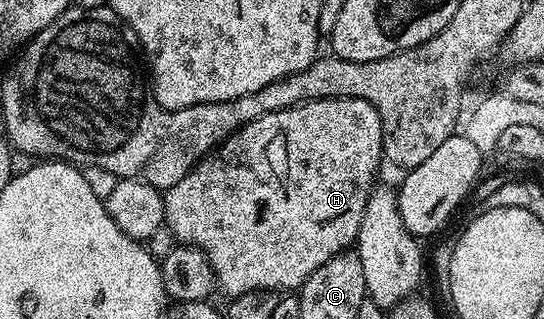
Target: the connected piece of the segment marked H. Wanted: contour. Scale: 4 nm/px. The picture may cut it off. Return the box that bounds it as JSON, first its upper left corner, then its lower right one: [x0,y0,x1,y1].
[163,98,385,298]

